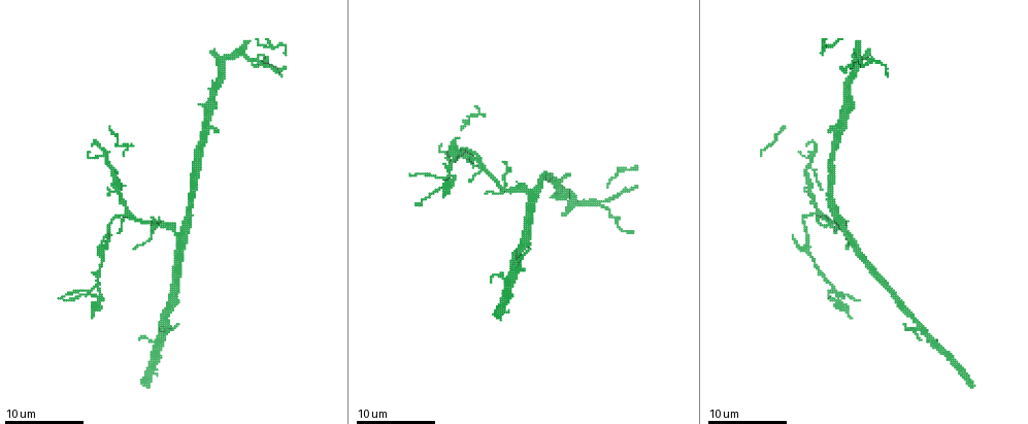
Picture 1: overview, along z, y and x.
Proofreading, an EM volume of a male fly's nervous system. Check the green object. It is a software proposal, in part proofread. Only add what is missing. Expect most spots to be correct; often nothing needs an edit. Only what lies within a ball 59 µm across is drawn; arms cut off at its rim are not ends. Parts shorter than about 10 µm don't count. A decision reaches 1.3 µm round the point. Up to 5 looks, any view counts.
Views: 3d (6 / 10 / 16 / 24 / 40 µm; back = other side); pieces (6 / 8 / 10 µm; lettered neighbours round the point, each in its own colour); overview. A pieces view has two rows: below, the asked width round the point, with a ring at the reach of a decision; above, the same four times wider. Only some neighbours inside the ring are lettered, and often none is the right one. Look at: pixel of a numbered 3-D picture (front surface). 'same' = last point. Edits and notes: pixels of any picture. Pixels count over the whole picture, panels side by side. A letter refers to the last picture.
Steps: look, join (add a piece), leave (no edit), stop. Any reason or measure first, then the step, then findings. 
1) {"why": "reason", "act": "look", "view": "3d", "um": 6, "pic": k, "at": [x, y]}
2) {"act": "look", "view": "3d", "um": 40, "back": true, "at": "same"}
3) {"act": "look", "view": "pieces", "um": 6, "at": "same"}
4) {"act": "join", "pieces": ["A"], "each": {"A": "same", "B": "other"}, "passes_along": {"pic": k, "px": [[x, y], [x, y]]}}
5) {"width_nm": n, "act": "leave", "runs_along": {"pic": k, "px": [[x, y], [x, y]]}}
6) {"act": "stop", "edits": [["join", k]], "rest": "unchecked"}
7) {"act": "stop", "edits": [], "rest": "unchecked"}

{"why": "branch stops here", "act": "look", "view": "pieces", "um": 6, "pic": 1, "at": [885, 74]}

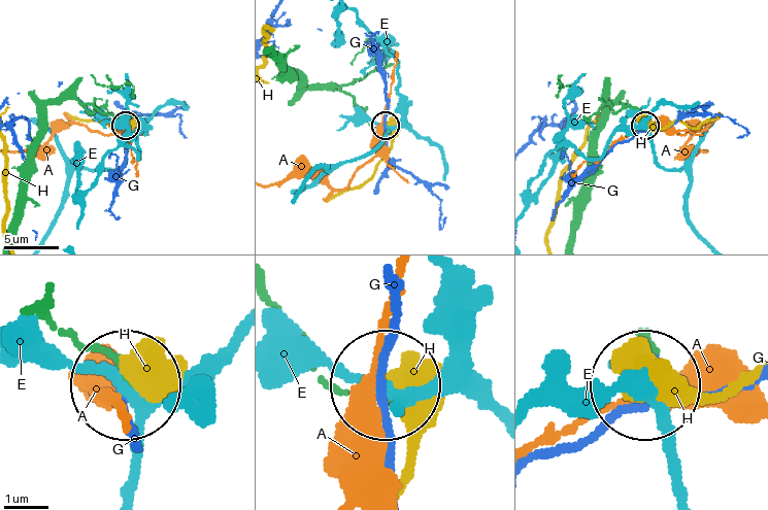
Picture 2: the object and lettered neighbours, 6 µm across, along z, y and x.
{"width_nm": 150, "act": "leave", "each": {"A": "other", "E": "other", "G": "other", "H": "other"}, "runs_along": {"pic": 2, "px": [[327, 378], [382, 389]]}, "found": "no lettered piece goes on from it"}

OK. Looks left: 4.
{"why": "an open end", "act": "look", "view": "pieces", "um": 10, "pic": 1, "at": [285, 68]}

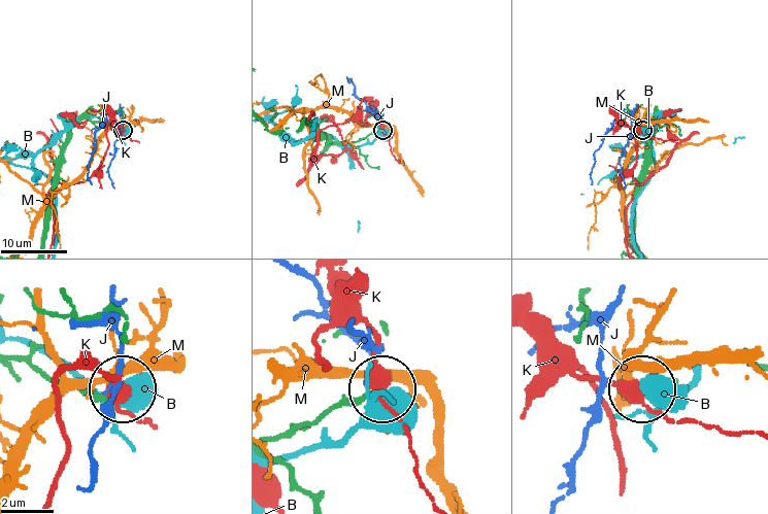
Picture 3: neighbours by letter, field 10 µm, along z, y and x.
{"act": "leave", "each": {"B": "other", "J": "other", "K": "other", "M": "other"}, "runs_along": {"pic": 3, "px": [[272, 439], [382, 387]]}, "found": "no lettered piece goes on from it"}

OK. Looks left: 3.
{"why": "branch stops here", "act": "look", "view": "pieces", "um": 10, "pic": 1, "at": [569, 175]}

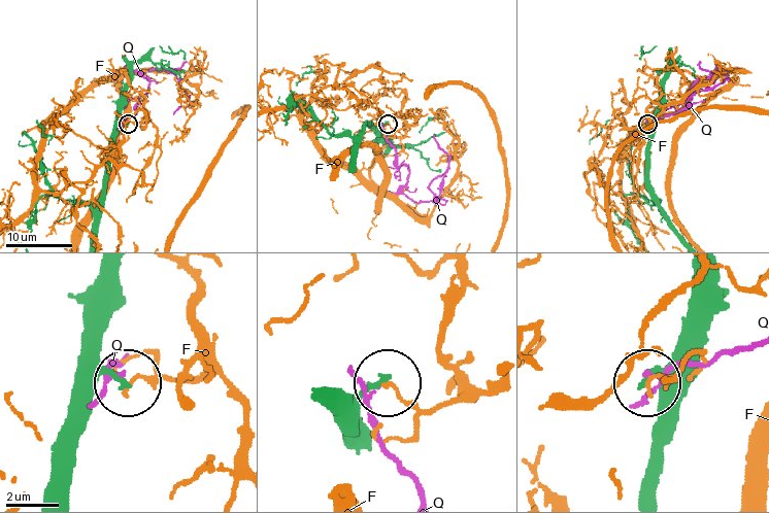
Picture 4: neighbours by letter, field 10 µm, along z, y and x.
{"act": "leave", "each": {"F": "other", "Q": "other"}, "runs_along": {"pic": 4, "px": [[43, 494], [61, 428], [82, 395], [109, 374], [127, 381]]}, "found": "none of them fits"}

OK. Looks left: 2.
{"act": "stop", "edits": [], "rest": "unchecked"}

